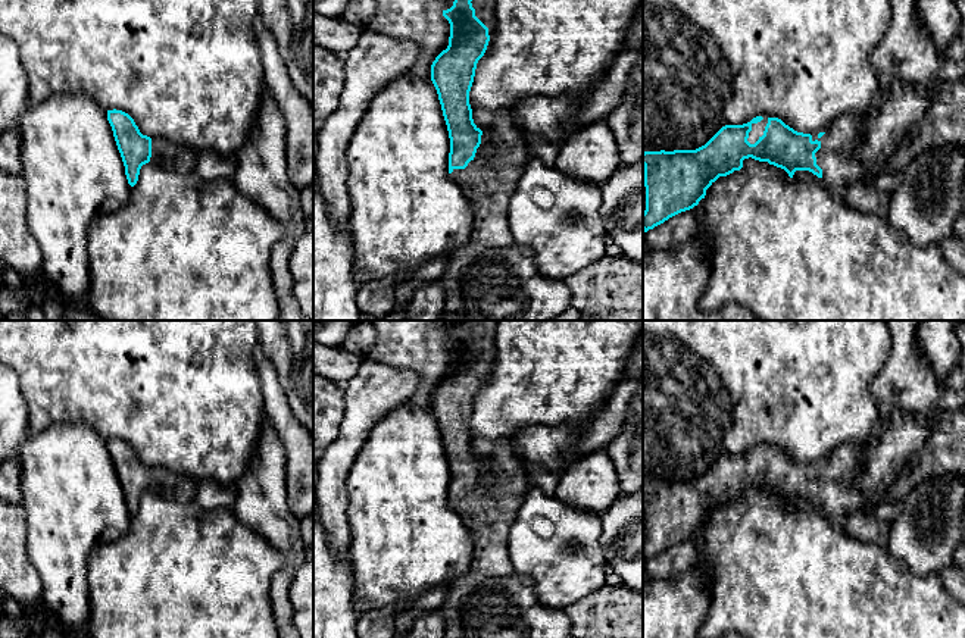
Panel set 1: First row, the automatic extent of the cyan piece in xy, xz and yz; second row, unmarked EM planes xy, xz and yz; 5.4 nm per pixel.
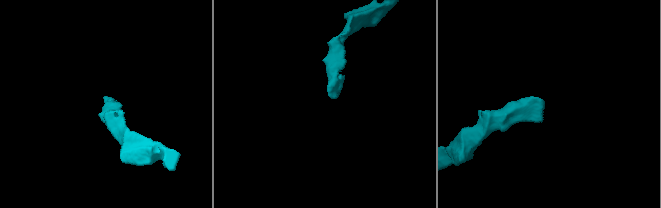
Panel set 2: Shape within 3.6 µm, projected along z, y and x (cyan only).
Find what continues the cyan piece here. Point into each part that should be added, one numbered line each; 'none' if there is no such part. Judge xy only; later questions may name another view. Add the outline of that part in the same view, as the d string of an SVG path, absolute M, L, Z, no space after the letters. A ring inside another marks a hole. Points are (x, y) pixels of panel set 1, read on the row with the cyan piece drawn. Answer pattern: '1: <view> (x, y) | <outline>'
1: xy (168, 155) | M152 138L150 162L178 175L187 175L194 171L197 154L196 150L166 138Z

